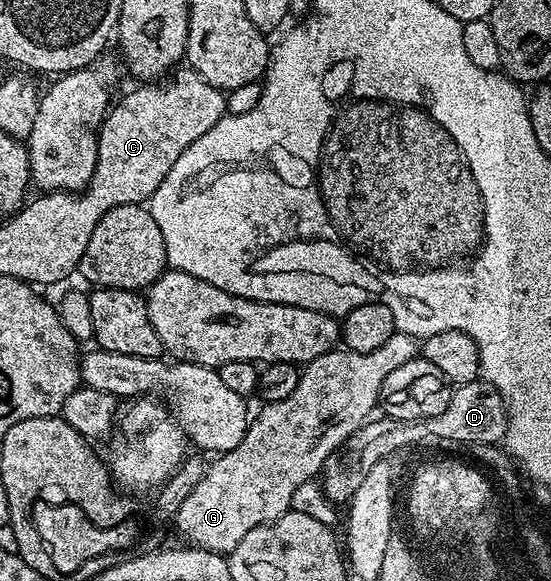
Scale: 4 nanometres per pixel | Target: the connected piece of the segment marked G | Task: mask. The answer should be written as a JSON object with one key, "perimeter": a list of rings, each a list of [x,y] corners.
{"perimeter":[[[395,332],[375,352],[360,354],[334,348],[304,363],[297,375],[295,392],[287,400],[264,403],[250,421],[243,440],[226,454],[214,457],[206,475],[179,504],[175,524],[185,537],[182,539],[227,556],[251,528],[283,516],[290,510],[299,486],[314,481],[327,456],[365,425],[373,409],[378,409],[383,380],[418,354],[418,339]]]}

